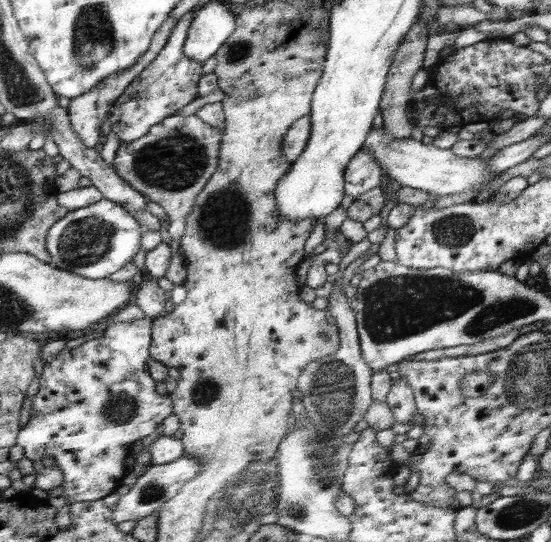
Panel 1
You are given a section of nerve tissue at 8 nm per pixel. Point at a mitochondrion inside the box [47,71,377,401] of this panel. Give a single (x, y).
(176, 162)

